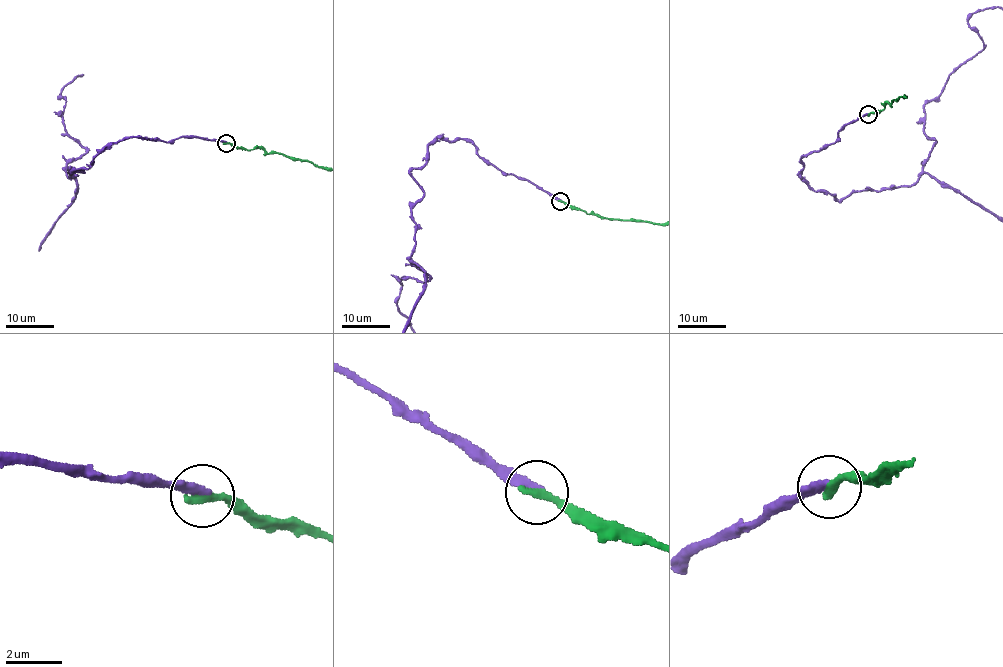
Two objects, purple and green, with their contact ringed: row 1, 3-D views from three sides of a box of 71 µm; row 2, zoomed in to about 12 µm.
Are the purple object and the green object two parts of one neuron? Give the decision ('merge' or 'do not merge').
do not merge

